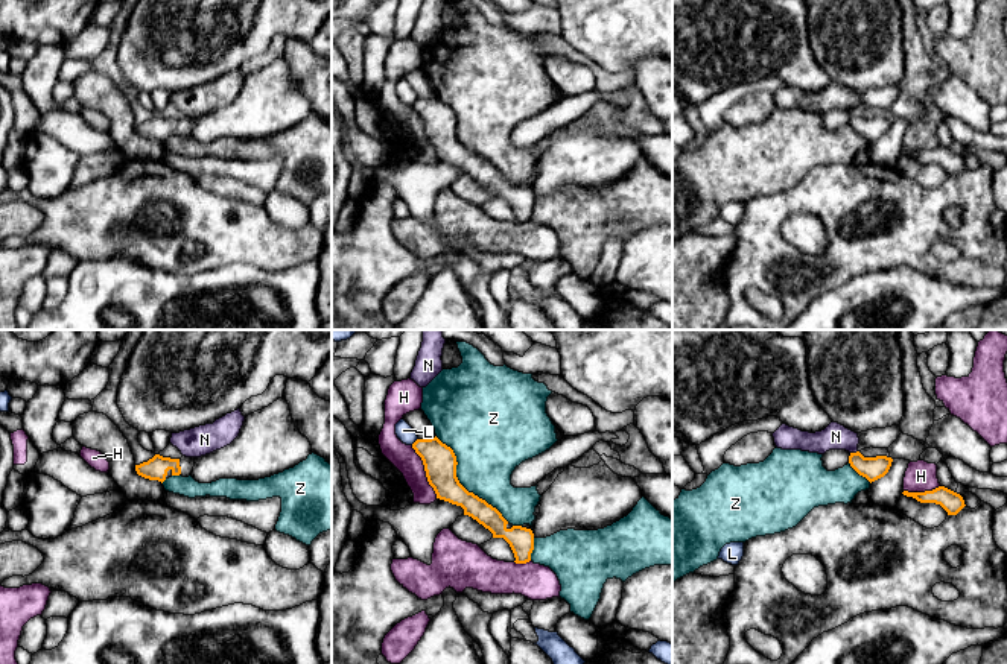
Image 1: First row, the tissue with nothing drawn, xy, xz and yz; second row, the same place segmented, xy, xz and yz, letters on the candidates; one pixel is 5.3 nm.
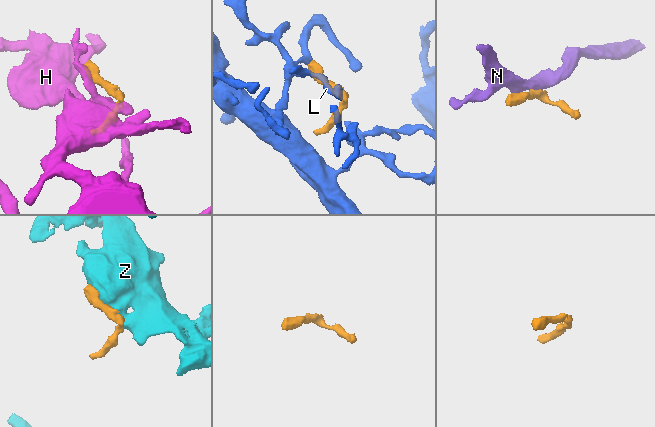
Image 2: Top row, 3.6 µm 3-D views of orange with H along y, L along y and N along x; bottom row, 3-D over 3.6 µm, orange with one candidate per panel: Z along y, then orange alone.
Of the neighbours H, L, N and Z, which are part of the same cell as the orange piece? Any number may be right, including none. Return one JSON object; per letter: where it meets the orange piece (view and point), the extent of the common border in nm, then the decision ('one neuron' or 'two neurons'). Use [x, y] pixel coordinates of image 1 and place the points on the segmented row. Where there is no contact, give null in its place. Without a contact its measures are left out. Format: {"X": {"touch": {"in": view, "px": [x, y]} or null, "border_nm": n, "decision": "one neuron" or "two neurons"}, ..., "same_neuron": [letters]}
{"H": {"touch": {"in": "xz", "px": [425, 470]}, "border_nm": 320, "decision": "two neurons"}, "L": {"touch": {"in": "xz", "px": [416, 441]}, "border_nm": 50, "decision": "two neurons"}, "N": {"touch": {"in": "yz", "px": [854, 453]}, "border_nm": 40, "decision": "two neurons"}, "Z": {"touch": {"in": "xz", "px": [458, 482]}, "border_nm": 600, "decision": "two neurons"}, "same_neuron": []}

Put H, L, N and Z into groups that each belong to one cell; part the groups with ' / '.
H / L / N / Z

